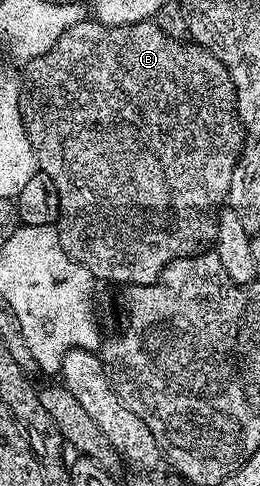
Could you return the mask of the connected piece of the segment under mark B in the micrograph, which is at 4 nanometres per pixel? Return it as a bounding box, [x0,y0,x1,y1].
[20,19,244,286]

